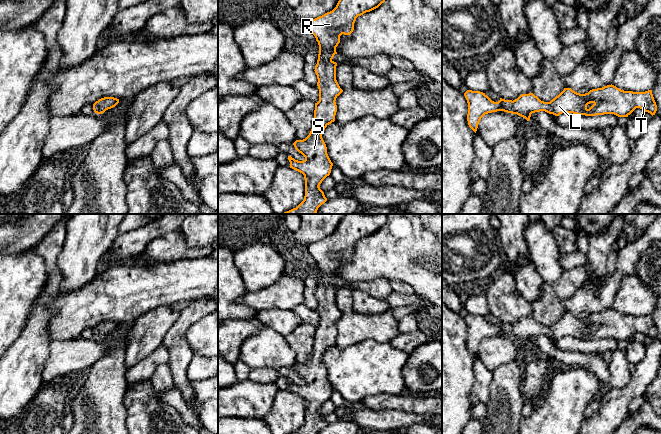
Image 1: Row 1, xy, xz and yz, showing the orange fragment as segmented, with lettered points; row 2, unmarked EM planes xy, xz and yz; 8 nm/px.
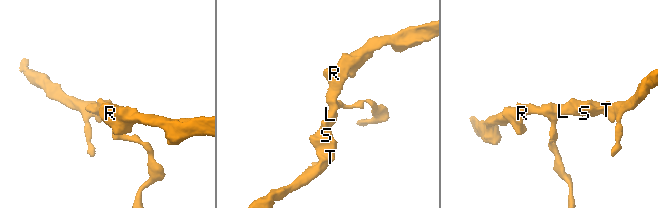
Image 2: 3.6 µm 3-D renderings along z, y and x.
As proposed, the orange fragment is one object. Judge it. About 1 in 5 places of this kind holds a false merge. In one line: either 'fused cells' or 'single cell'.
single cell

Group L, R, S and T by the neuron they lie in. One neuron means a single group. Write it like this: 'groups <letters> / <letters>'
groups L R S T

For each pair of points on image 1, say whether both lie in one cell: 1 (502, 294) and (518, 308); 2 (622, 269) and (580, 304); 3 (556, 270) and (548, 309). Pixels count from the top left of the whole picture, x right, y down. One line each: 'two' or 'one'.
1: one
2: one
3: two

